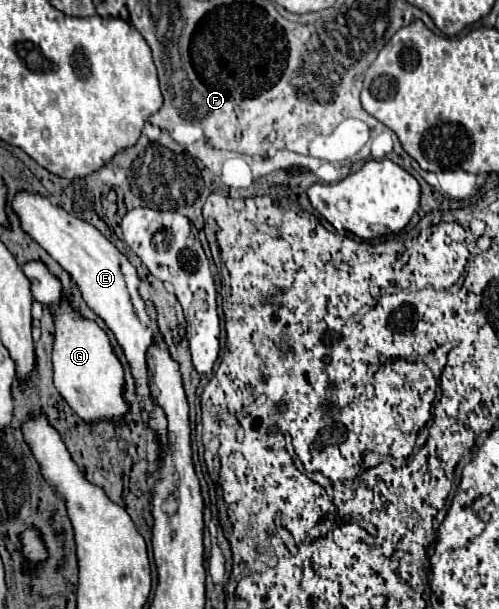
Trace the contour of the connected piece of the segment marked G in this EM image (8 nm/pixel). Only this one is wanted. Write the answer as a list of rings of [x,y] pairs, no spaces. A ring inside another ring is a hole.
[[[32,261],[22,265],[24,275],[32,283],[32,297],[42,305],[50,305],[54,309],[56,319],[56,341],[54,341],[54,385],[66,403],[74,409],[78,417],[84,421],[98,421],[102,417],[110,417],[114,421],[122,419],[128,405],[122,399],[124,387],[124,371],[118,357],[112,351],[108,335],[94,323],[70,309],[70,305],[62,299],[60,281],[50,275],[44,263]]]

